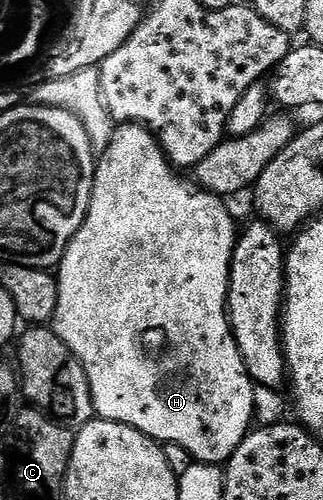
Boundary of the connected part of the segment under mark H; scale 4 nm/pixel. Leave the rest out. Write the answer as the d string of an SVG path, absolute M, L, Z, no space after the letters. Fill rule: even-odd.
M121 123L112 130L109 145L100 154L93 170L93 190L83 227L65 248L61 264L56 266L57 306L51 322L53 333L77 357L87 375L91 387L94 414L102 421L114 421L135 427L143 435L152 437L158 443L178 445L187 451L194 462L202 465L224 466L239 443L250 432L254 424L252 395L255 386L249 377L247 367L236 347L236 341L226 316L228 307L229 268L232 253L236 247L239 229L233 226L233 217L224 200L206 189L198 187L192 180L184 181L175 172L158 145L156 138L144 126L135 123Z

